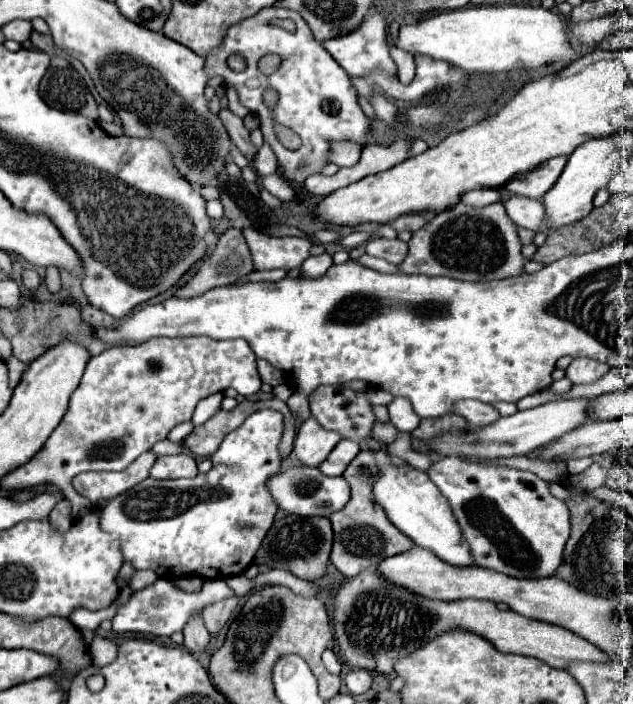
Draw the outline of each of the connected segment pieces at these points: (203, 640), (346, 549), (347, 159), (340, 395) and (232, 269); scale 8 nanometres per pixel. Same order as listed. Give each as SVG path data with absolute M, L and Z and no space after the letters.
M197 615L197 619L191 619L189 621L189 627L185 627L183 631L185 635L185 647L189 649L189 653L203 653L209 645L209 631L205 631L205 625L203 625L203 617Z
M361 451L343 473L345 481L351 487L351 499L341 511L335 511L329 517L333 523L333 531L335 531L331 563L345 577L355 577L361 571L365 571L367 567L375 567L383 559L409 551L415 545L405 533L401 533L393 523L389 523L383 507L375 501L373 483L377 479L377 475L379 475L379 469L375 463L375 451Z
M339 141L339 143L331 143L329 149L329 163L335 163L339 167L351 167L359 161L359 153L361 153L361 145L359 143L351 143L351 141Z
M321 385L309 397L309 405L311 405L313 417L319 421L319 425L323 429L337 431L337 433L341 433L343 439L351 439L351 441L361 441L361 439L369 437L371 429L377 421L377 417L373 413L373 405L367 401L365 391L355 391L355 389L349 389L349 387Z
M227 229L213 253L203 261L199 271L179 287L173 297L197 297L219 285L229 285L253 271L253 261L249 247L245 243L241 229Z

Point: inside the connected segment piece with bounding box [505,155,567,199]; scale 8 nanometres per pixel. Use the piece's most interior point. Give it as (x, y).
(535, 183)

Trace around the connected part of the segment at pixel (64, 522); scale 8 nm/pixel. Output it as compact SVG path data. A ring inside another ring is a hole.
M61 499L53 507L53 511L49 513L49 523L59 533L65 533L73 525L73 519L71 519L71 503L67 499Z

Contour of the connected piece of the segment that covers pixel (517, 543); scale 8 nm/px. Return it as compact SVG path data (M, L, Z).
M443 457L429 469L429 479L439 487L461 525L463 537L471 545L475 561L479 567L487 567L517 579L543 579L553 577L563 561L563 549L569 539L571 523L569 509L547 489L547 483L535 473L519 471L511 467L495 467L483 463L471 463L457 457Z

